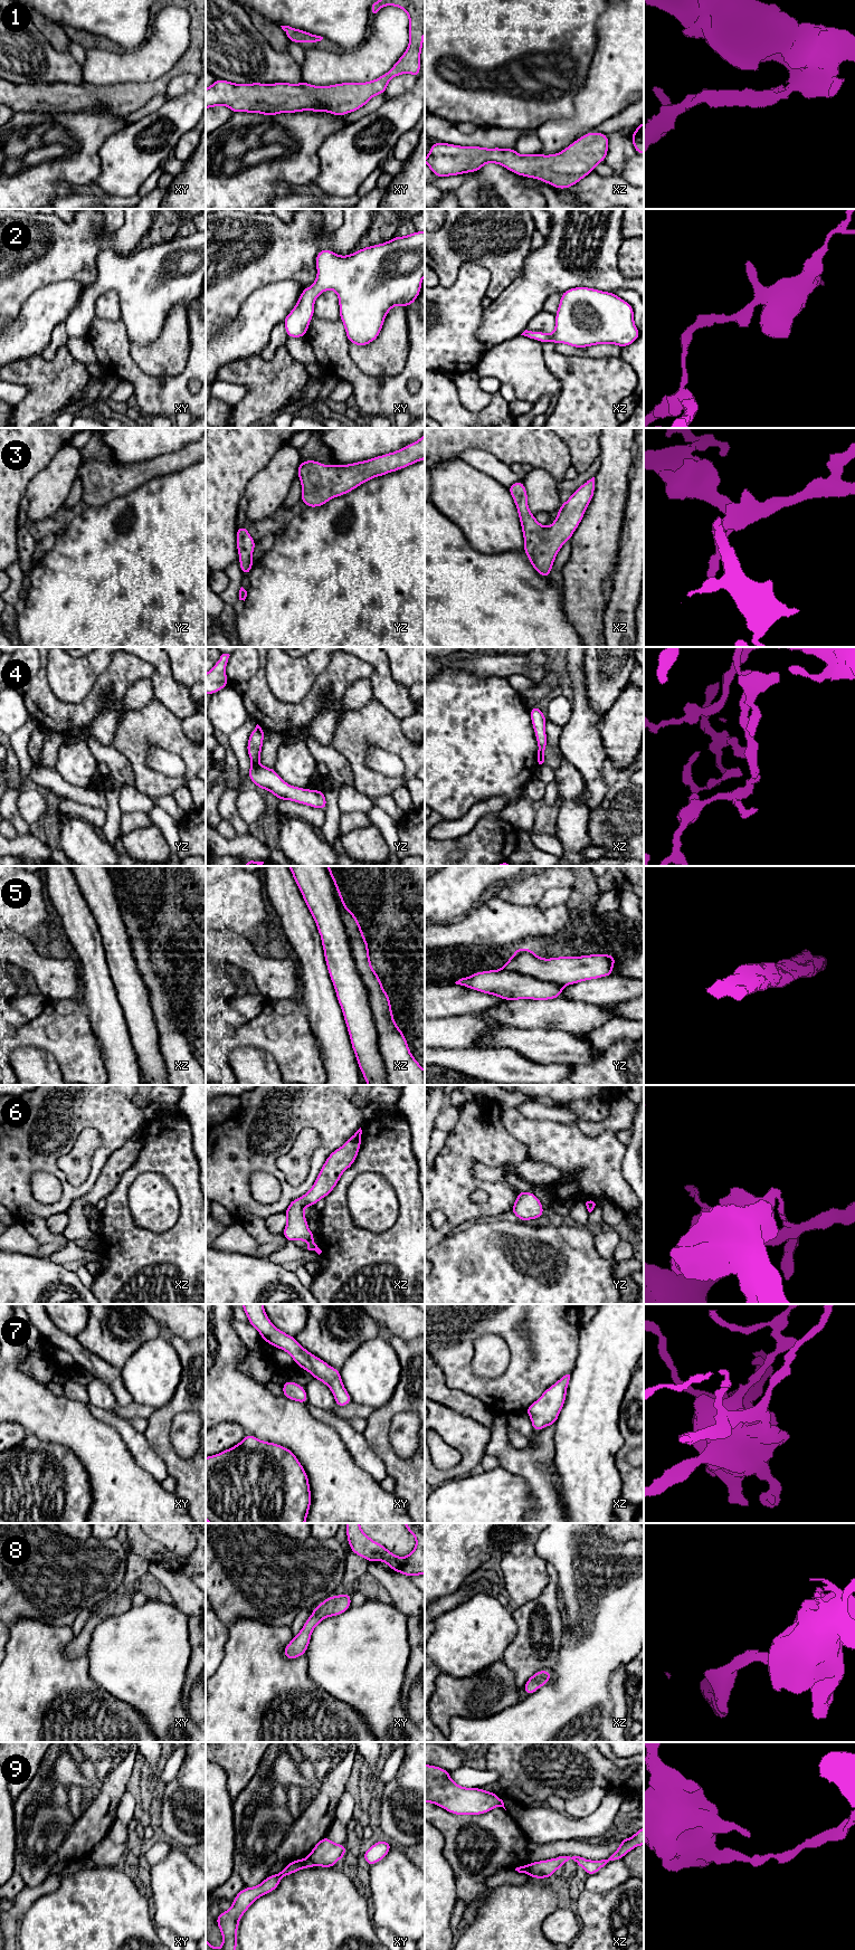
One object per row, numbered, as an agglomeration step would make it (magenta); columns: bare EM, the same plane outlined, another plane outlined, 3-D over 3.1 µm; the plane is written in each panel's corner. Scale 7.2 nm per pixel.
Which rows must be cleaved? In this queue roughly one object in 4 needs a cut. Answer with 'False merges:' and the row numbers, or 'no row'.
False merges: 5, 6, 9

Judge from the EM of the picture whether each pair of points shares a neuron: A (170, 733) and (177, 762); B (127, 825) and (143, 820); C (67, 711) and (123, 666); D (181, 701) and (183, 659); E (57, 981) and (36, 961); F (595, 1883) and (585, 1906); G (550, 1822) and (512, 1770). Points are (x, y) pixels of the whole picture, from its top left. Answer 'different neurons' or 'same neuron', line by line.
A: different neurons
B: same neuron
C: same neuron
D: different neurons
E: same neuron
F: different neurons
G: different neurons

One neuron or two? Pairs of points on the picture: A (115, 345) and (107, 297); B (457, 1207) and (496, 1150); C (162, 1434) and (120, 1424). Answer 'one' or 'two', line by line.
A: two
B: one
C: two

